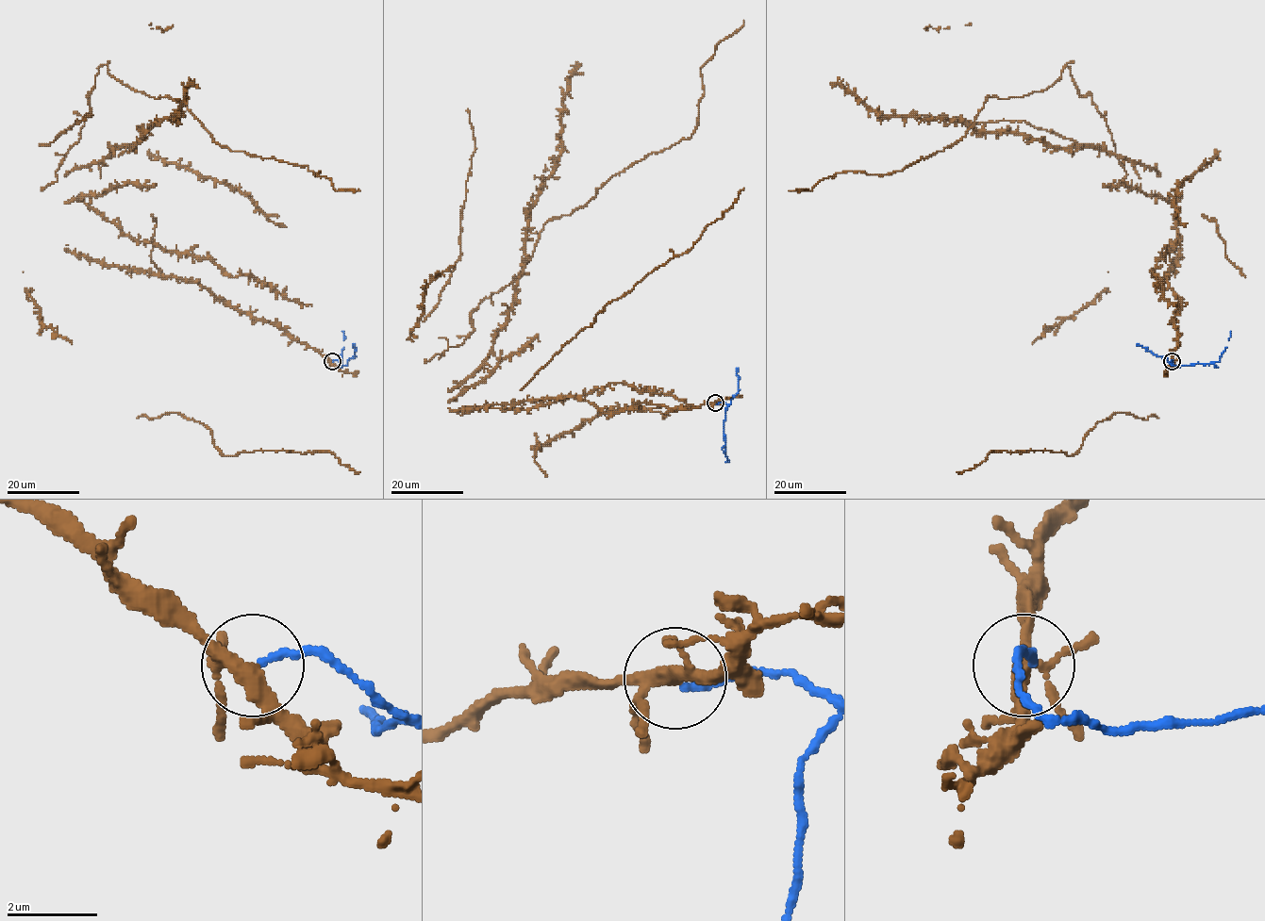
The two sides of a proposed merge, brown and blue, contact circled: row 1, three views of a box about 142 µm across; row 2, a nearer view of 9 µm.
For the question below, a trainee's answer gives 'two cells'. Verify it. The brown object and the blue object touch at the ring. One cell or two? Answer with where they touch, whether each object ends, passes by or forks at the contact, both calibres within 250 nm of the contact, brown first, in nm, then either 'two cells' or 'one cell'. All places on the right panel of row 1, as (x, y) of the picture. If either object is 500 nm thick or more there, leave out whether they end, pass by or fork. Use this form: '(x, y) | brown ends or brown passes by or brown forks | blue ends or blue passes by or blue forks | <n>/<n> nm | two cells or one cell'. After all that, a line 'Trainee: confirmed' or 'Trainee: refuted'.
(1172, 361) | brown forks | blue ends | 280/150 nm | two cells
Trainee: confirmed

